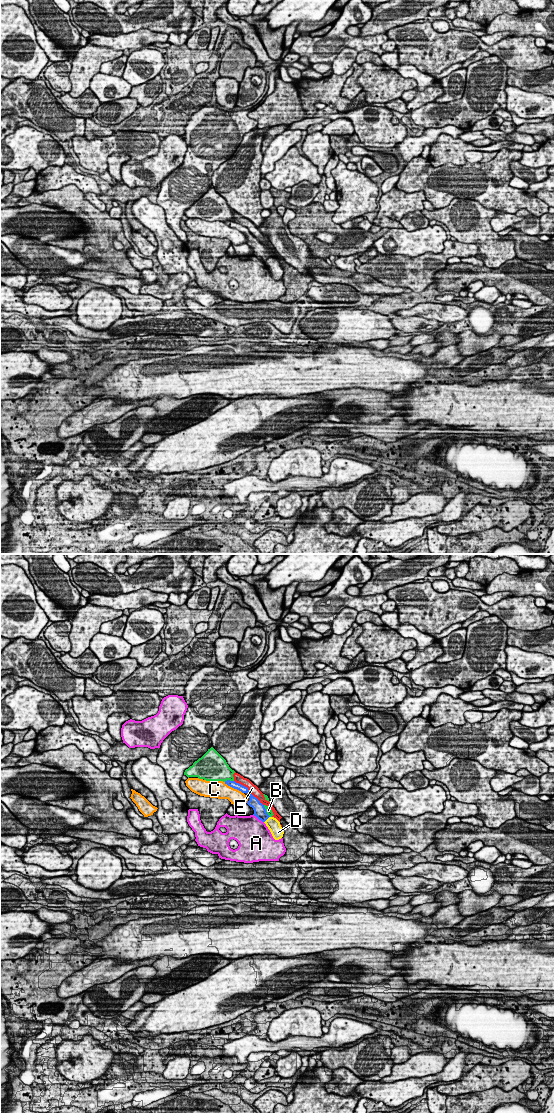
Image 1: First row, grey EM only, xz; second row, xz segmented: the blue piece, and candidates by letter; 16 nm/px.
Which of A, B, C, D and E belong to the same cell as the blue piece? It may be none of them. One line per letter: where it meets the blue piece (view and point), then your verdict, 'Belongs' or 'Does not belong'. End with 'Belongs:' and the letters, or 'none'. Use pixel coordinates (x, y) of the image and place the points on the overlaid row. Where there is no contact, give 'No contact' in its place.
A: Touches blue at xz (258, 818). Does not belong
B: Touches blue at xz (228, 780). Does not belong
C: Touches blue at xz (234, 788). Does not belong
D: Touches blue at xz (267, 818). Does not belong
E: Touches blue at xz (242, 785). Does not belong
Belongs: none

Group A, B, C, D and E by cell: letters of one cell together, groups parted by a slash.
A / B / C / D / E

